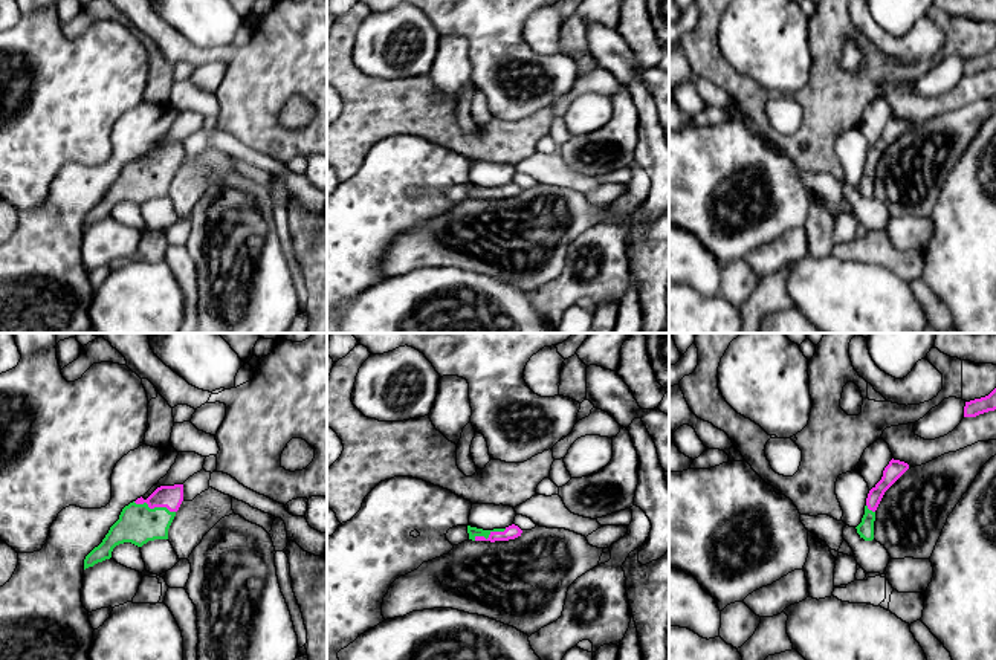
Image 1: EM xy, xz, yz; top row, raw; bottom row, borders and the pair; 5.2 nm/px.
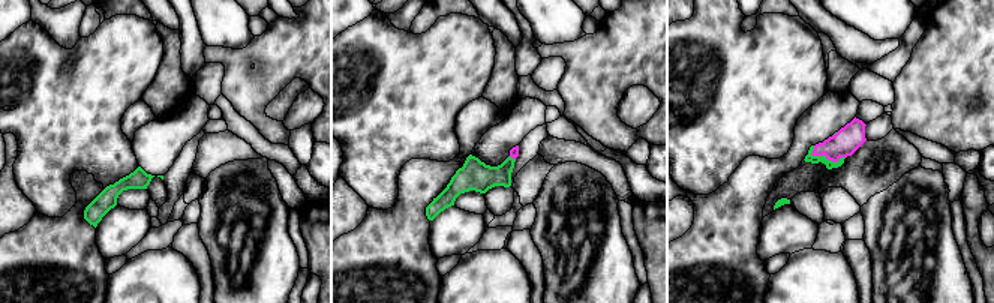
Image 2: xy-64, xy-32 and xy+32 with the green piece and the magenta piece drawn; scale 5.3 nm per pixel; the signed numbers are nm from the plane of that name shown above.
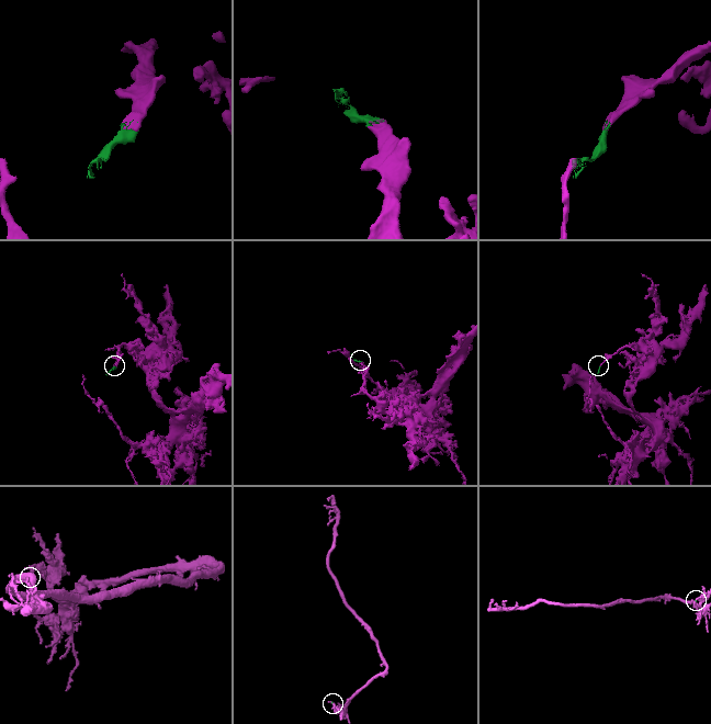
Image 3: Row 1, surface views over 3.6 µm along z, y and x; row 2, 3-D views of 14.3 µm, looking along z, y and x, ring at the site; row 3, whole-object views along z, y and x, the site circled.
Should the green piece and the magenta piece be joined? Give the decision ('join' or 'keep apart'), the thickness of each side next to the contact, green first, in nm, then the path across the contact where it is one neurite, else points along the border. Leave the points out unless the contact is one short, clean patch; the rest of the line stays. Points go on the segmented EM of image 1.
join; 200 nm thick on the green side, 120 nm on the other; runs through xy (138, 524), (155, 507), (170, 497)

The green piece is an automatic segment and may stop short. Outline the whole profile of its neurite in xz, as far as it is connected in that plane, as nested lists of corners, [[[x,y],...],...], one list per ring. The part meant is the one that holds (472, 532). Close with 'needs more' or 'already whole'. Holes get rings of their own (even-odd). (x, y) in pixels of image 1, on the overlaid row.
[[[512,524],[506,529],[483,530],[467,526],[469,539],[472,541],[509,541],[521,536],[522,530]]]; needs more

